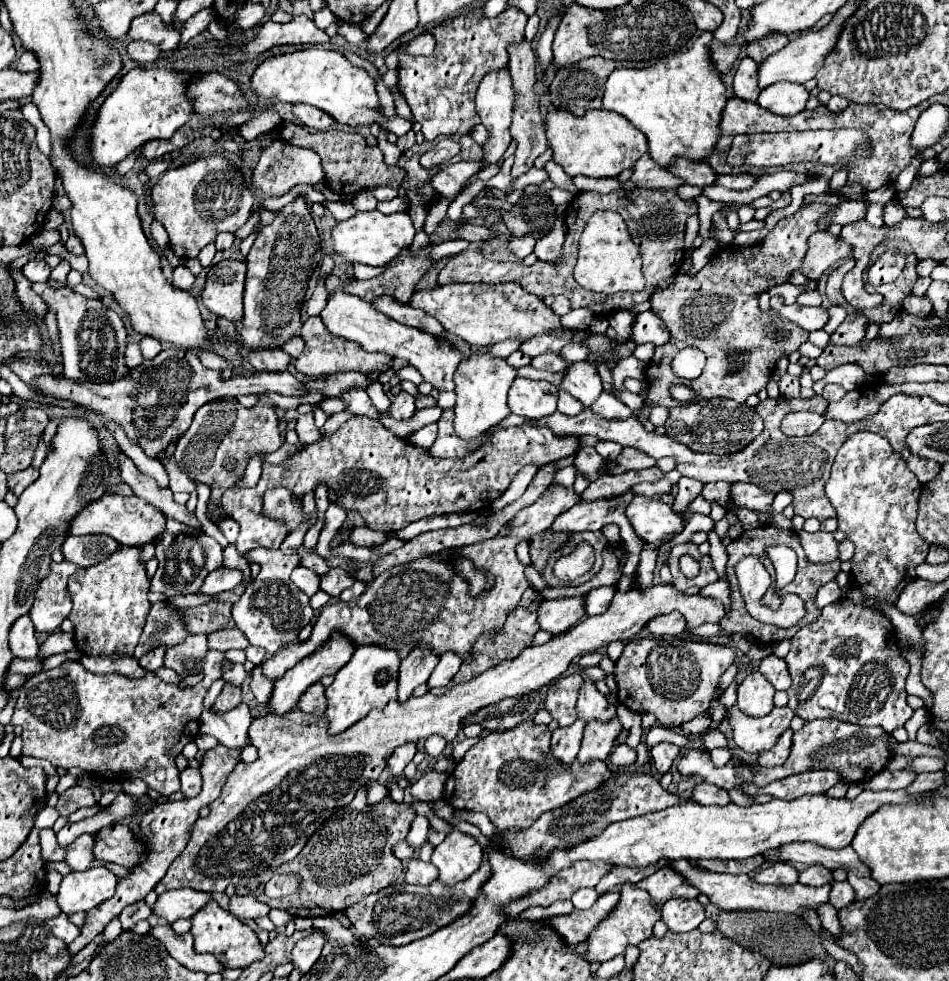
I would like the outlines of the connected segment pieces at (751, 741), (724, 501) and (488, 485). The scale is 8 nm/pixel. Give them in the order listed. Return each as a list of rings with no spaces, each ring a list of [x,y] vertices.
[[[736,707],[728,709],[730,725],[734,731],[734,743],[748,751],[748,753],[760,753],[770,749],[776,739],[790,727],[790,721],[794,717],[794,711],[788,707],[774,707],[764,717],[746,717]]]
[[[710,483],[710,485],[704,485],[702,489],[702,497],[706,501],[720,501],[722,507],[732,509],[728,503],[728,493],[730,493],[730,485],[726,483]]]
[[[354,415],[348,419],[338,431],[332,435],[322,435],[320,441],[312,445],[304,445],[300,451],[296,451],[290,459],[272,465],[262,463],[262,477],[260,483],[252,489],[238,489],[232,487],[222,495],[220,507],[226,513],[226,517],[232,517],[240,525],[240,535],[236,541],[238,553],[246,553],[256,547],[266,549],[278,549],[286,537],[286,525],[280,521],[270,521],[266,513],[262,513],[262,497],[266,489],[284,485],[294,493],[294,497],[302,499],[306,493],[316,491],[318,485],[326,485],[336,493],[336,505],[340,505],[344,511],[356,511],[368,529],[372,531],[398,531],[406,527],[412,521],[418,521],[422,517],[430,515],[444,515],[444,513],[464,513],[464,511],[480,511],[490,507],[512,483],[514,475],[526,467],[526,465],[548,465],[552,461],[558,461],[562,457],[572,455],[578,449],[576,437],[556,437],[546,427],[534,427],[534,425],[520,425],[520,427],[508,427],[498,429],[482,447],[478,447],[474,453],[470,453],[464,459],[434,459],[424,449],[412,445],[406,439],[396,437],[390,433],[380,421],[374,421],[364,415]]]

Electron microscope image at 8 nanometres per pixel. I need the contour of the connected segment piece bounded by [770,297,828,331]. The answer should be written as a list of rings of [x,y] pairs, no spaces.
[[[772,297],[770,305],[782,319],[792,321],[792,323],[796,323],[798,327],[802,327],[806,331],[822,329],[824,323],[828,321],[828,315],[826,315],[824,307],[802,307],[798,303],[786,305],[782,297]]]

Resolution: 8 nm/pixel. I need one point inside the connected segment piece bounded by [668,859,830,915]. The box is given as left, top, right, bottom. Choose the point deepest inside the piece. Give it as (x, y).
(730, 892)

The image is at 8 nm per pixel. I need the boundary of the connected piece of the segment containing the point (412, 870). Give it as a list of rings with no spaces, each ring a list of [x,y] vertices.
[[[418,857],[410,859],[406,869],[406,883],[412,885],[430,885],[438,877],[438,869],[432,863],[424,863]]]

